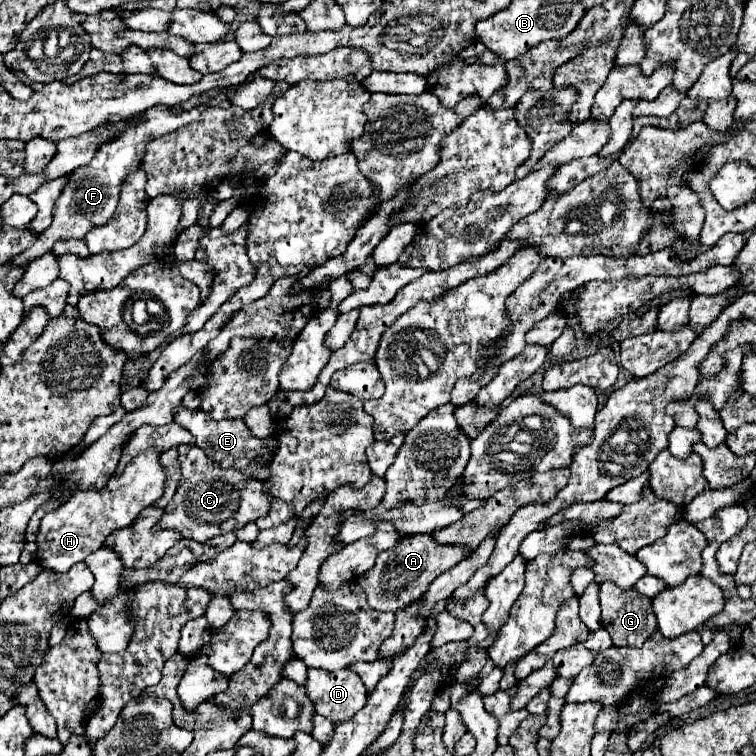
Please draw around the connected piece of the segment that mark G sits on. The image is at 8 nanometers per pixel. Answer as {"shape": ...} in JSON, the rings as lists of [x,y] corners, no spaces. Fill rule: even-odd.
{"shape":[[[602,583],[600,603],[602,603],[602,627],[610,633],[612,643],[616,647],[642,647],[644,641],[656,631],[652,599],[640,595],[636,589],[620,589],[614,583]]]}

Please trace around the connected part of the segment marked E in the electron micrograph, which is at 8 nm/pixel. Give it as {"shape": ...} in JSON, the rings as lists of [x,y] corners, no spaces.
{"shape":[[[182,405],[178,407],[174,421],[178,421],[182,427],[186,427],[194,437],[196,437],[196,445],[210,457],[214,459],[220,467],[228,469],[234,467],[238,471],[244,473],[246,479],[254,477],[254,473],[260,469],[260,463],[256,463],[256,457],[262,449],[262,439],[256,439],[250,435],[246,423],[242,419],[228,419],[228,421],[214,421],[210,419],[206,413],[202,413],[200,409],[190,411],[184,409]]]}

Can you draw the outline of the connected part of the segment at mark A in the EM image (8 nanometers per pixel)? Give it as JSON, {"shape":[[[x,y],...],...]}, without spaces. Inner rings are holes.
{"shape":[[[408,535],[394,549],[380,553],[374,569],[360,575],[358,583],[364,589],[364,593],[368,593],[366,597],[368,597],[368,605],[372,609],[396,613],[396,611],[408,607],[408,603],[420,599],[426,593],[426,589],[430,587],[432,579],[436,579],[436,575],[440,575],[440,573],[448,571],[450,567],[454,567],[456,563],[460,563],[462,555],[464,555],[464,547],[438,545],[432,539],[432,535]]]}

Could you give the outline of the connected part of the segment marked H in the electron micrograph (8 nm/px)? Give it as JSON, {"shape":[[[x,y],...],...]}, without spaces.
{"shape":[[[148,449],[132,459],[120,477],[112,475],[102,491],[78,491],[62,507],[44,515],[36,537],[36,563],[56,573],[68,571],[72,565],[84,561],[92,551],[98,551],[114,529],[128,527],[138,513],[144,507],[150,507],[158,497],[162,497],[162,493],[164,469],[160,467],[160,455]]]}

